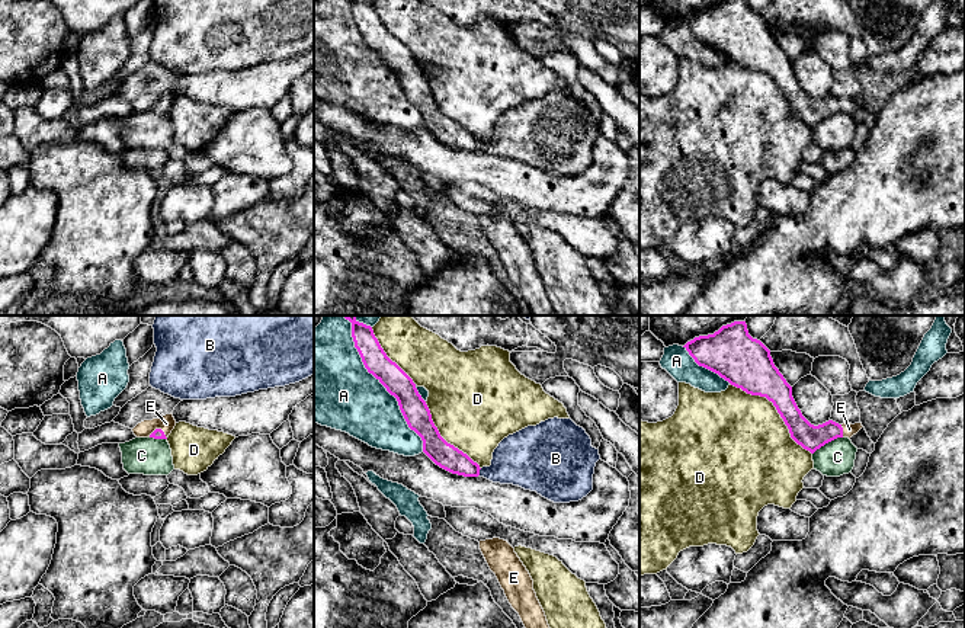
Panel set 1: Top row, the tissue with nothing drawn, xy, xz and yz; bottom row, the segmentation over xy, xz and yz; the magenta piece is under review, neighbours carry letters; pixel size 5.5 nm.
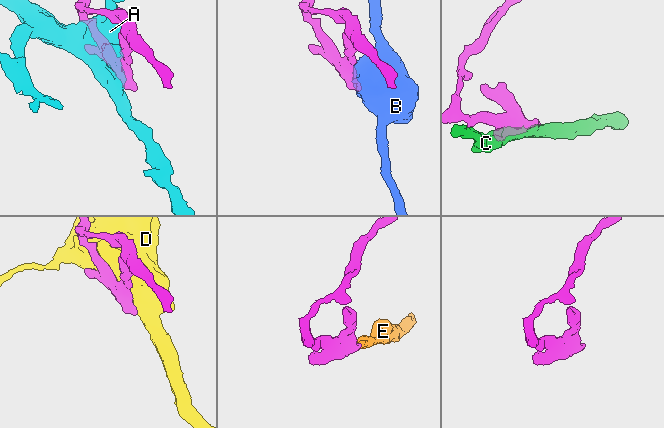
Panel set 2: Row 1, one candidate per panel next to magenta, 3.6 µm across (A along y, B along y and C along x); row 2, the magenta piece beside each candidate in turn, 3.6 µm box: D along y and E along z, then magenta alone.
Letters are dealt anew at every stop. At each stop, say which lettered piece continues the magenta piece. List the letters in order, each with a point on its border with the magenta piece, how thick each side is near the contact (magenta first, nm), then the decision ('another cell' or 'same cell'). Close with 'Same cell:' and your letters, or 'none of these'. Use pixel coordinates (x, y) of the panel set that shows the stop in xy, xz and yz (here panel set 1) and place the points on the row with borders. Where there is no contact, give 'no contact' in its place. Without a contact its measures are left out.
A: xz (380, 381) | 140/400 nm | another cell
B: xz (478, 471) | 140/300 nm | another cell
C: yz (827, 442) | 140/190 nm | another cell
D: yz (776, 409) | 240/500 nm | another cell
E: yz (842, 431) | 140/70 nm | same cell
Same cell: E

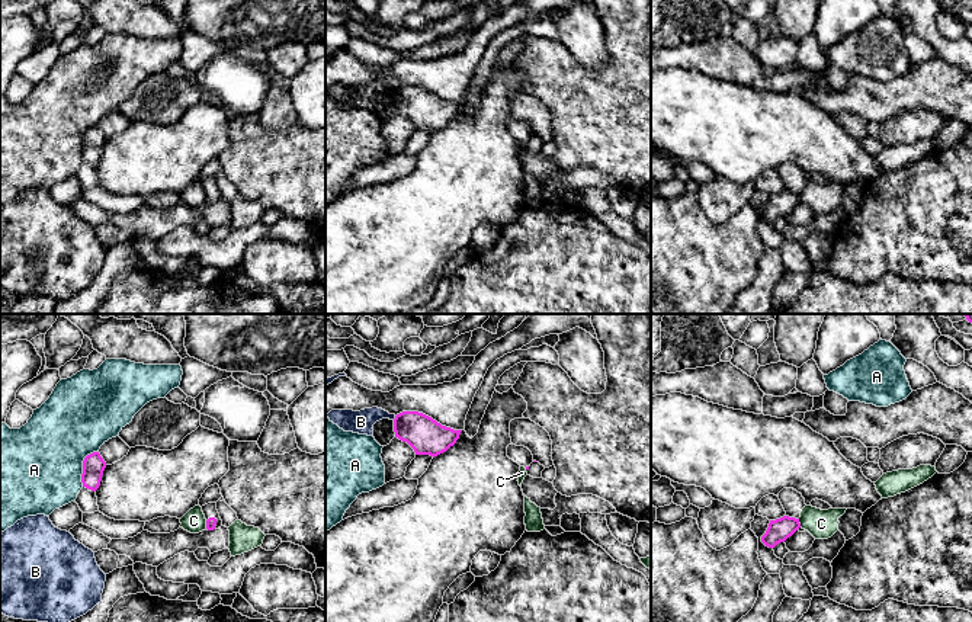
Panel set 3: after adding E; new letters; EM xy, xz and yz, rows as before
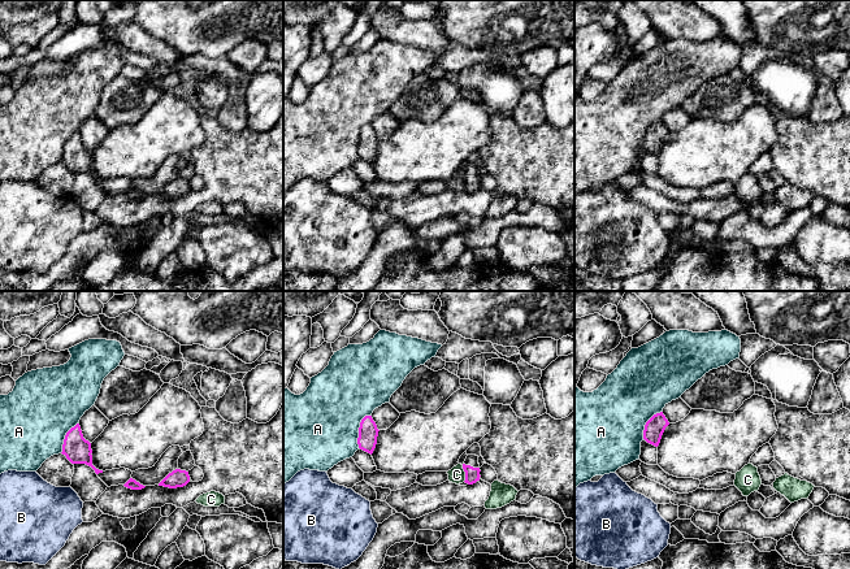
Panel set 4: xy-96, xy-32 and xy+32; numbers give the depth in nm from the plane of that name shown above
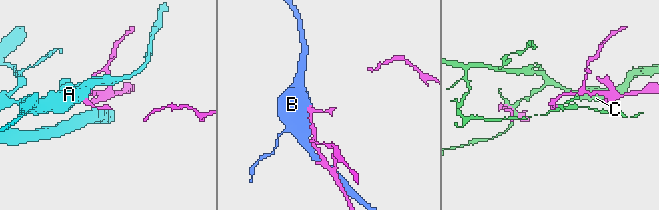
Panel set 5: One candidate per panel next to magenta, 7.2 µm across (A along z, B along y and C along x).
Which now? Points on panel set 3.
A: xy (83, 465) | 130/480 nm | another cell
B: xz (395, 417) | 200/130 nm | another cell
C: yz (799, 523) | 120/160 nm | another cell
Same cell: none of these

